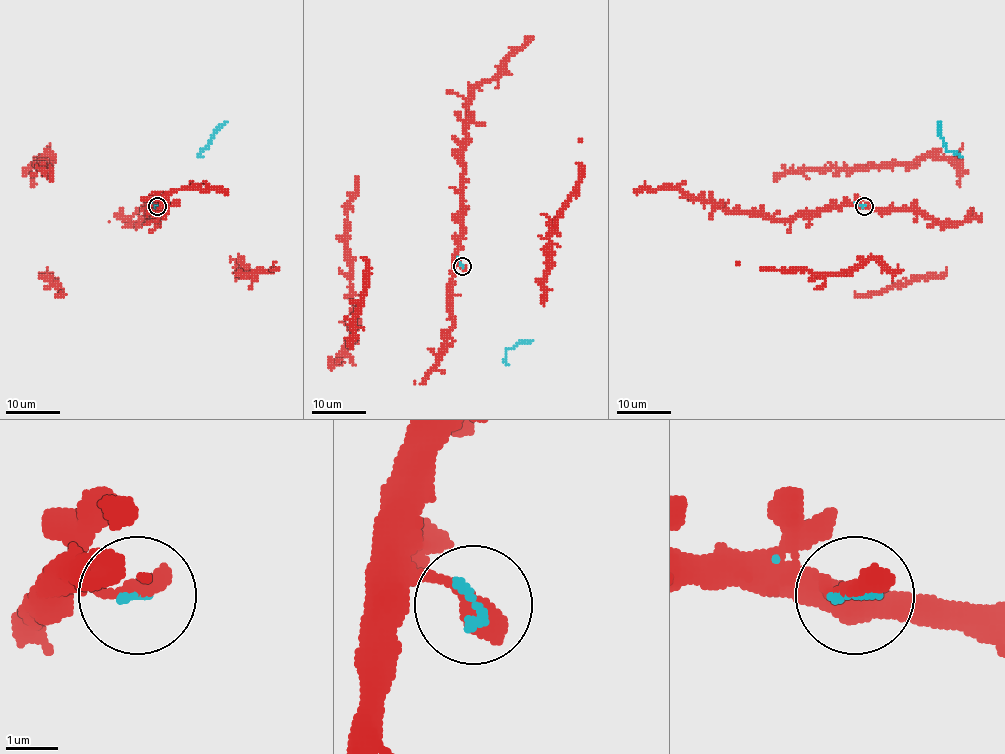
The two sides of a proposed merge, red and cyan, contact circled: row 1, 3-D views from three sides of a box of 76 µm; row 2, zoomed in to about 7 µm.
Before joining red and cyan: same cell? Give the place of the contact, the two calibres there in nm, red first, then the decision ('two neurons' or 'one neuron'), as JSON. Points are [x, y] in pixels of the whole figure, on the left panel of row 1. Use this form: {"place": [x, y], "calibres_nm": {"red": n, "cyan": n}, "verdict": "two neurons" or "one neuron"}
{"place": [157, 206], "calibres_nm": {"red": 480, "cyan": 110}, "verdict": "one neuron"}

